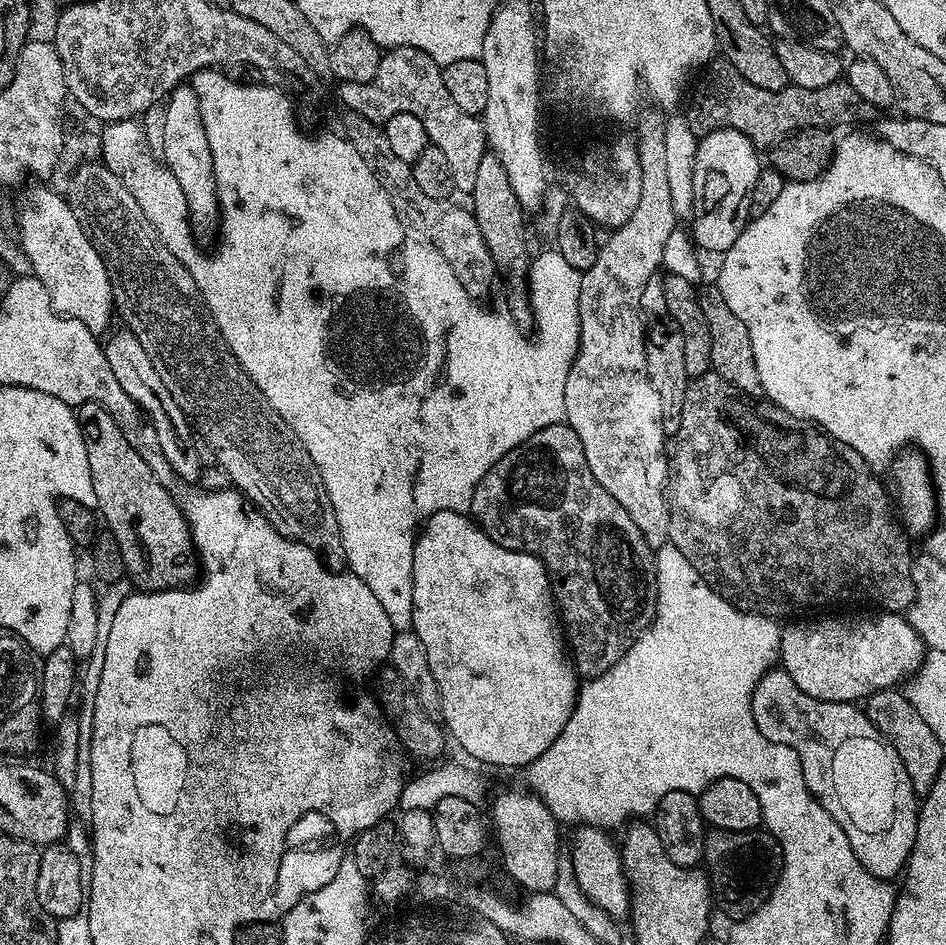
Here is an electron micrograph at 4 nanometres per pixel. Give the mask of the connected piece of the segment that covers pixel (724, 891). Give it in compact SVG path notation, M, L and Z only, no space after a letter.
M718 828L705 835L703 863L708 864L706 875L721 905L728 900L746 900L759 905L780 871L782 857L779 844L766 830L731 832Z

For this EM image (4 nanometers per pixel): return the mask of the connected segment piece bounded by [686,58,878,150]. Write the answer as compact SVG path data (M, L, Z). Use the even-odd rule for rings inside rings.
M723 58L713 59L704 74L686 108L690 130L697 137L719 128L733 128L746 134L757 149L768 150L785 136L801 132L804 128L836 130L839 124L854 123L856 116L869 122L875 121L878 116L878 109L858 98L858 94L854 94L854 86L850 86L844 78L830 82L830 86L818 86L818 90L806 90L793 83L777 92L762 90L762 86L746 82L746 78L734 70L732 63Z

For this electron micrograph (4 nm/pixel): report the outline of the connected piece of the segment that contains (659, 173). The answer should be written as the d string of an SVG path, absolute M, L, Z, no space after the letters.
M644 116L641 118L640 125L636 128L636 136L634 135L638 162L642 170L642 194L638 194L638 206L634 210L634 214L630 214L628 221L621 228L615 229L609 235L612 237L608 241L605 239L601 243L600 253L594 262L594 266L586 269L580 277L580 315L582 317L580 321L580 345L576 347L576 356L572 359L572 369L570 369L566 378L566 410L564 411L564 420L572 427L574 434L578 434L578 438L582 442L582 450L586 454L590 474L594 474L594 478L598 478L602 490L606 490L606 494L610 494L610 498L614 498L614 502L618 502L618 506L622 506L622 510L626 510L626 514L630 514L634 526L638 526L642 538L646 538L646 542L654 550L661 548L663 544L669 543L670 518L668 517L669 501L666 499L666 485L670 480L670 460L666 455L666 444L664 448L666 437L660 425L662 402L658 402L658 390L654 390L654 386L650 386L650 374L646 370L646 320L640 311L640 303L642 302L642 290L646 290L646 282L650 282L650 278L657 275L665 263L667 238L669 238L672 231L678 228L678 219L670 198L669 177L666 174L664 126L665 121L661 117Z

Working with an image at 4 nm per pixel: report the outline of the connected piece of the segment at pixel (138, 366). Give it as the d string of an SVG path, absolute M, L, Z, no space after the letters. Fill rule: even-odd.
M117 328L117 332L108 341L105 339L102 344L110 370L114 370L119 385L141 408L151 427L158 434L158 447L162 450L164 461L174 470L175 476L184 482L196 482L194 480L200 476L200 452L196 449L198 440L194 435L190 418L182 410L182 406L174 402L174 394L166 390L166 382L158 378L158 370L154 370L150 354L142 350L142 342L138 342L138 338L128 328Z

